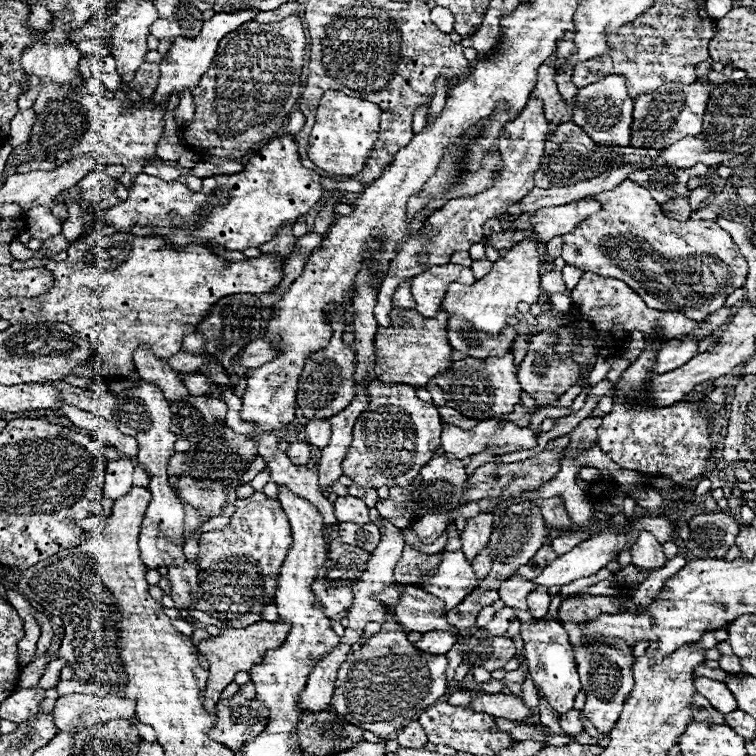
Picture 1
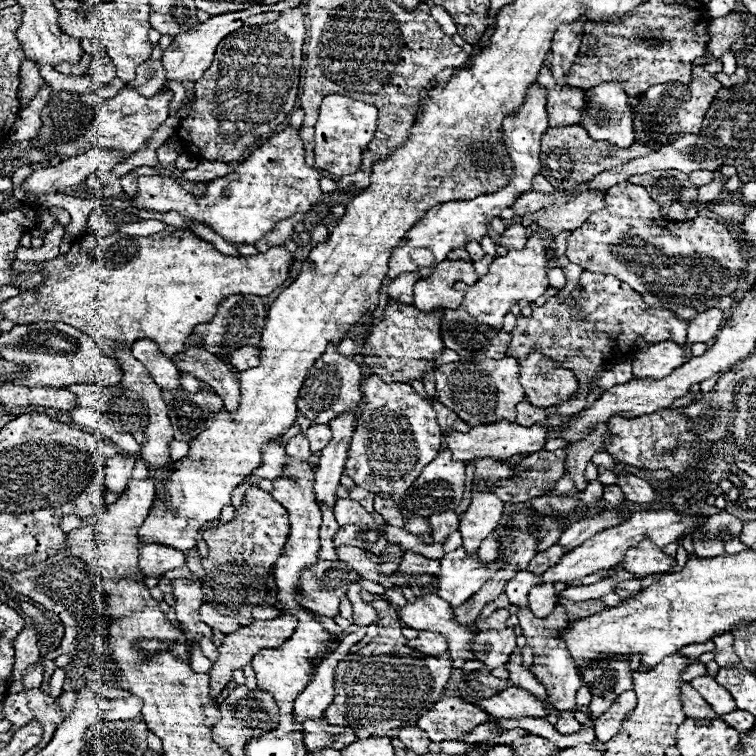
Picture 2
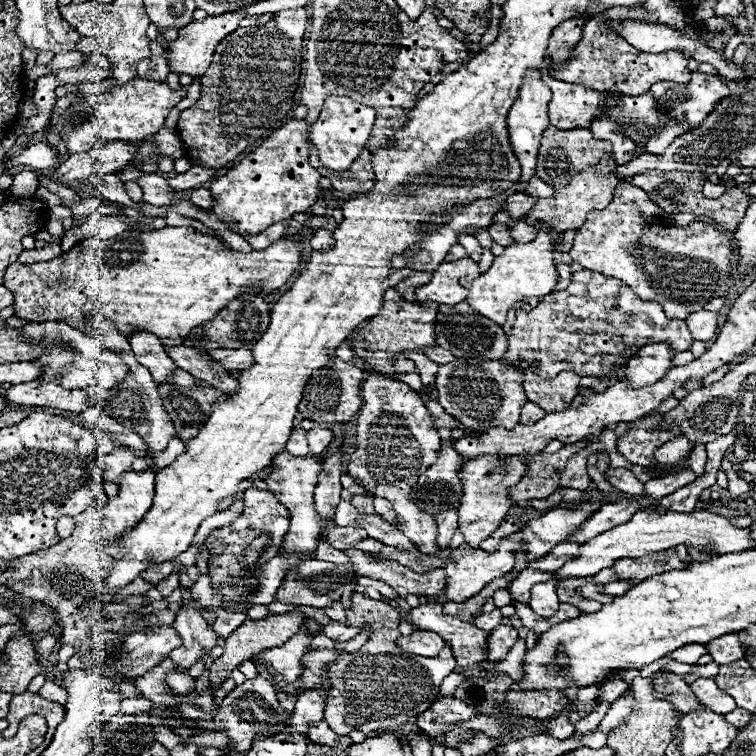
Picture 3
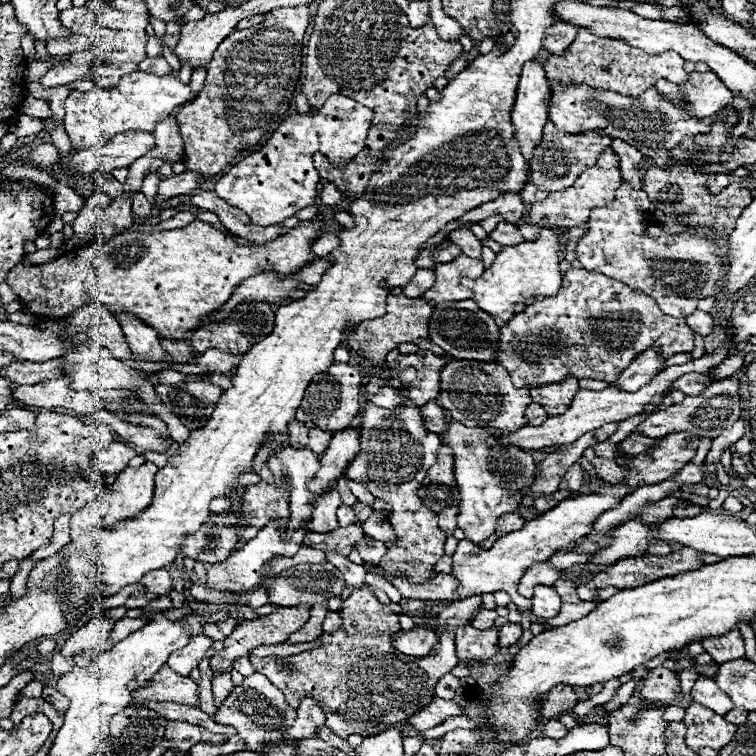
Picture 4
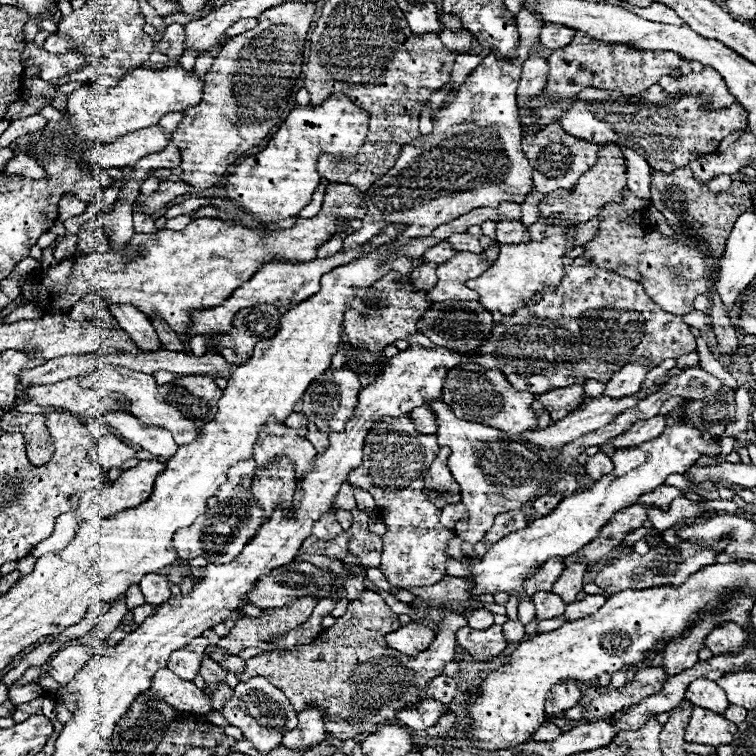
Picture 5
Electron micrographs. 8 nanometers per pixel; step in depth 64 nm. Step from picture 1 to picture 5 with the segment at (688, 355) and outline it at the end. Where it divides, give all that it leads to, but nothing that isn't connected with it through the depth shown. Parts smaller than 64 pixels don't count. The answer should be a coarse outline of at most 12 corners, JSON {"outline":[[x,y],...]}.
{"outline":[[650,362],[624,366],[606,382],[604,396],[634,396]]}

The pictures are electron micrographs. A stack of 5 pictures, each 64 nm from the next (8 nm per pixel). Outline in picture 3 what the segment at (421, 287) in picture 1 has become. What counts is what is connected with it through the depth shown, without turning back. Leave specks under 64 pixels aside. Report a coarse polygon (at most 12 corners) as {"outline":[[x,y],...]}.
{"outline":[[472,258],[442,262],[416,300],[458,304],[468,288],[462,278],[480,276]]}

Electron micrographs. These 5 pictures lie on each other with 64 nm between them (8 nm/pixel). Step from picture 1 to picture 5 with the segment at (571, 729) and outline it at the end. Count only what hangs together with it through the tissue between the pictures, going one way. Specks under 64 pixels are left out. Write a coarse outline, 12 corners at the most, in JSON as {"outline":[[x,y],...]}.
{"outline":[[544,722],[536,732],[532,740],[554,740],[562,734],[562,730]]}

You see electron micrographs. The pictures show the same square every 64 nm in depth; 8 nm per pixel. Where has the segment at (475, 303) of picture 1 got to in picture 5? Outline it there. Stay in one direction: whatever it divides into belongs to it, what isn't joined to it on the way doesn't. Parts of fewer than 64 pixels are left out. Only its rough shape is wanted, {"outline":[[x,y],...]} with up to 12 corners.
{"outline":[[568,234],[502,244],[468,286],[508,316],[564,276]]}

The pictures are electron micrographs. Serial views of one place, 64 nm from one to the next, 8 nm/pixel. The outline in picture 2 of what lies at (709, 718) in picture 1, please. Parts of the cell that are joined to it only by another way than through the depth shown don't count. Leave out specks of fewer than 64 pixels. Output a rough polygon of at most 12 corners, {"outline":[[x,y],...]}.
{"outline":[[682,682],[680,700],[690,718],[716,718],[716,712]]}

